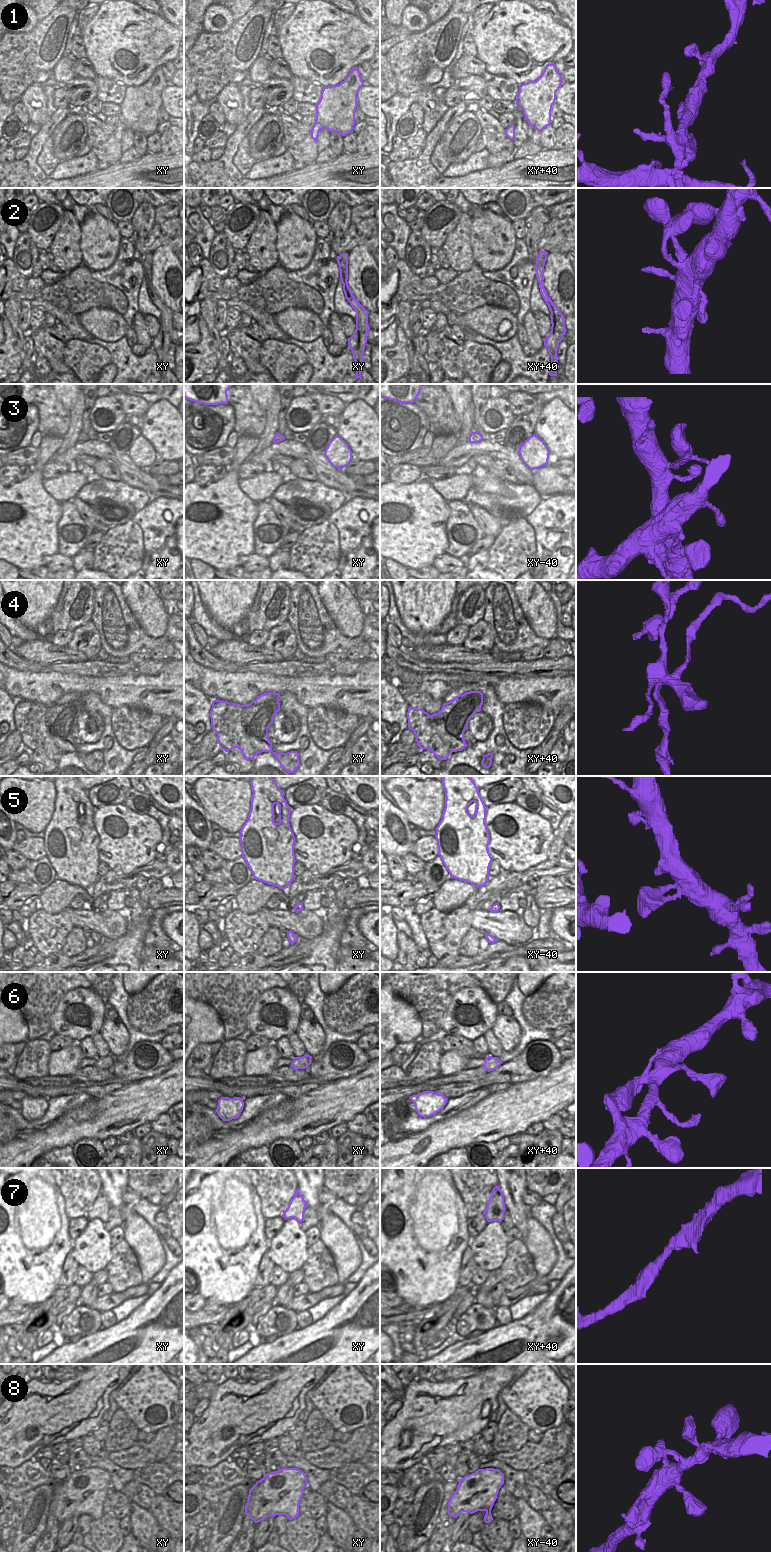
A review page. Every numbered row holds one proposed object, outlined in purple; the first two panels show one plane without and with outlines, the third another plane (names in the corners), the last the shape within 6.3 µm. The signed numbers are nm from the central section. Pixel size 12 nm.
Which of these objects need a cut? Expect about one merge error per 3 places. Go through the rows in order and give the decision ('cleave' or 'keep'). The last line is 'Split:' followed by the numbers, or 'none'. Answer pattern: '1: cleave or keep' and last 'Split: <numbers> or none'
1: keep
2: keep
3: cleave
4: cleave
5: keep
6: keep
7: keep
8: keep
Split: 3, 4

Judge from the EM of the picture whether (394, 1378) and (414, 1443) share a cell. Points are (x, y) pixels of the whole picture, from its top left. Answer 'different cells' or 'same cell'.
different cells

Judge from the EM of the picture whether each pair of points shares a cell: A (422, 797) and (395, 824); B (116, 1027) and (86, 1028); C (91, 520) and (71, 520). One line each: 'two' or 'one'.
A: two
B: two
C: two

